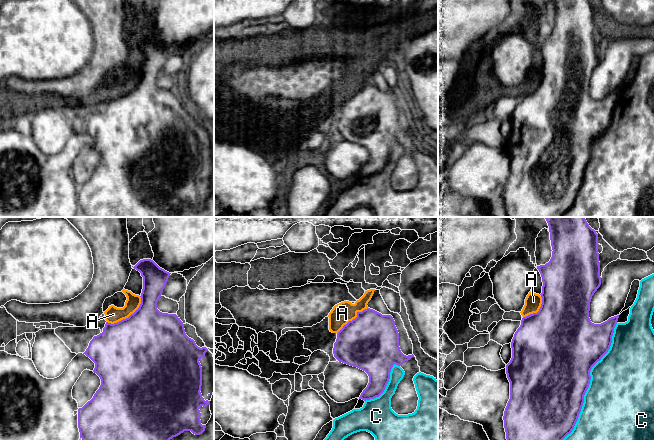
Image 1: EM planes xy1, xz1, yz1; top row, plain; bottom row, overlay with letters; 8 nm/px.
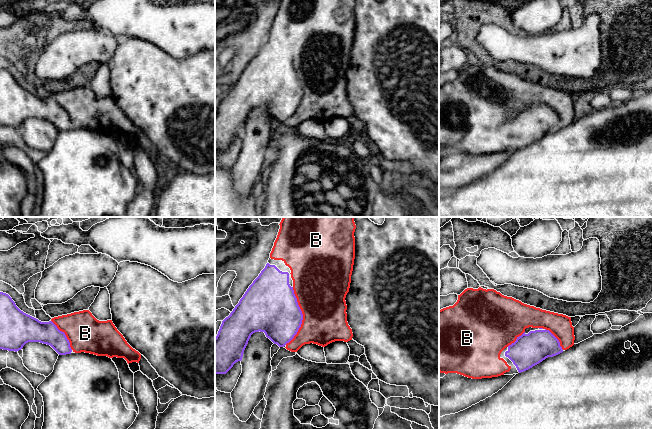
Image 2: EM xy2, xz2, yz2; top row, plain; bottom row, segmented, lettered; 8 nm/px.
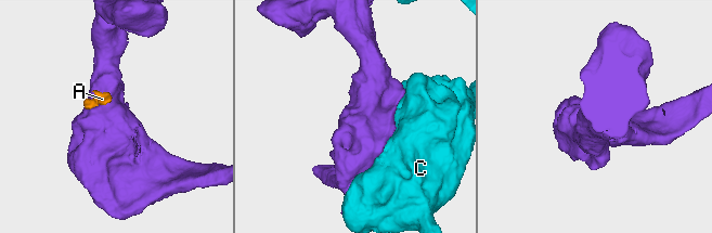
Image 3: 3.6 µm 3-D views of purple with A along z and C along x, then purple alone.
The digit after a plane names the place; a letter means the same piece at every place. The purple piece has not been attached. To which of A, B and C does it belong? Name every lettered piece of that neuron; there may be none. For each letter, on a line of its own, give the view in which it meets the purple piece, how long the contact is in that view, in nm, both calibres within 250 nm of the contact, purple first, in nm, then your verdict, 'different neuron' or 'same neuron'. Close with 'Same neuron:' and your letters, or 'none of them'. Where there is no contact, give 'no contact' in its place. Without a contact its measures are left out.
A: meets purple in xy1; contact 340 nm long; 500 nm thick on the purple side, 130 nm on the other; different neuron
B: meets purple in xz2; contact 460 nm long; 420 nm thick on the purple side, 400 nm on the other; same neuron
C: meets purple in yz1; contact 1050 nm long; 500 nm thick on the purple side, 500 nm on the other; different neuron
Same neuron: B

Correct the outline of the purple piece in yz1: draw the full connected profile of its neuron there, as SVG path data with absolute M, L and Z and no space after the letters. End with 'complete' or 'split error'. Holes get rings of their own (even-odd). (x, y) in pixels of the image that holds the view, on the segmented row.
M545 217L550 232L552 257L545 265L537 266L542 277L542 304L537 313L523 317L521 325L514 334L511 342L512 358L506 365L506 374L510 382L510 399L504 411L504 428L507 440L563 440L572 432L581 412L584 395L589 387L592 367L608 352L612 343L614 328L619 315L609 318L601 324L594 324L589 318L590 302L592 296L601 285L600 262L598 253L598 234L587 223L584 217Z; complete

